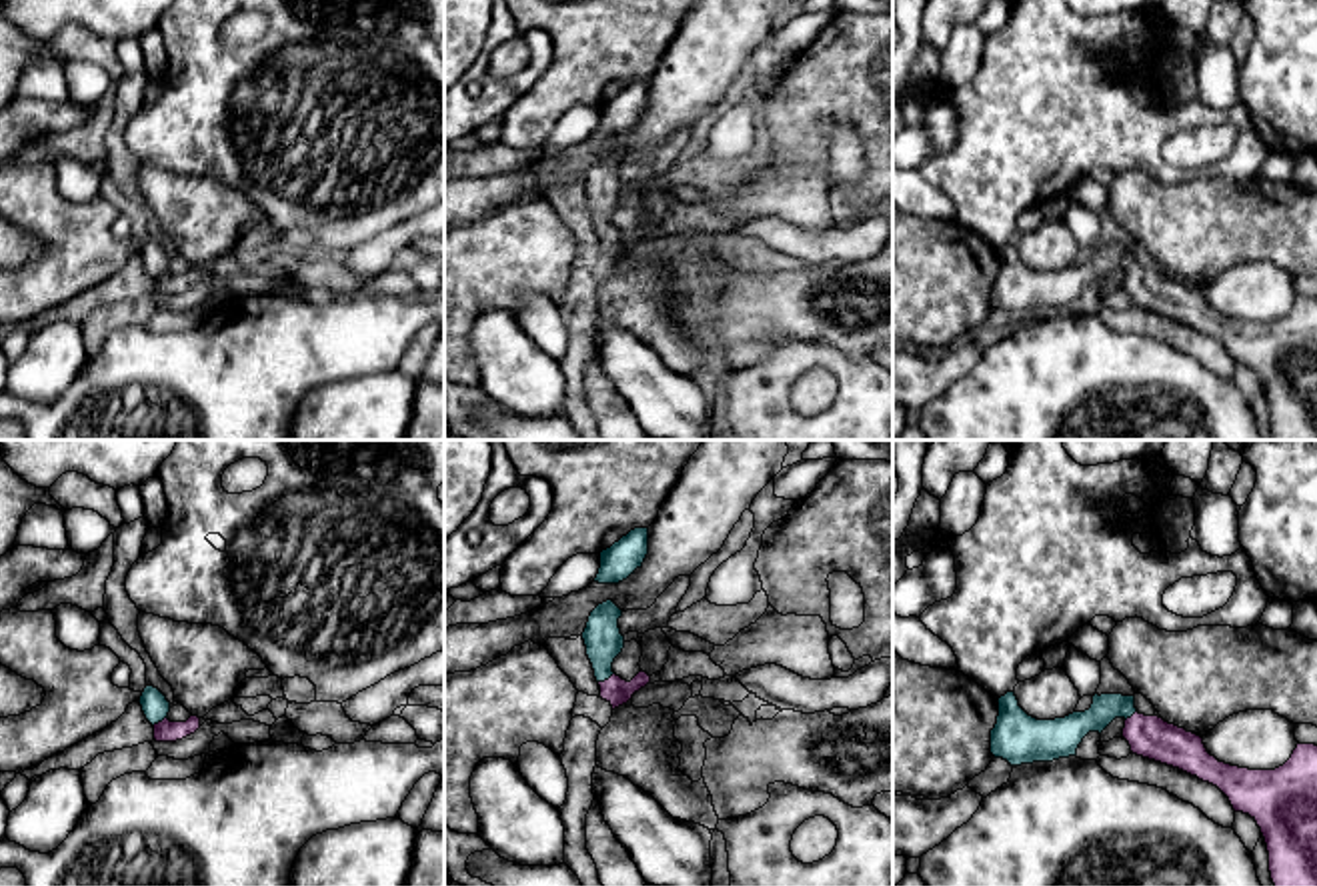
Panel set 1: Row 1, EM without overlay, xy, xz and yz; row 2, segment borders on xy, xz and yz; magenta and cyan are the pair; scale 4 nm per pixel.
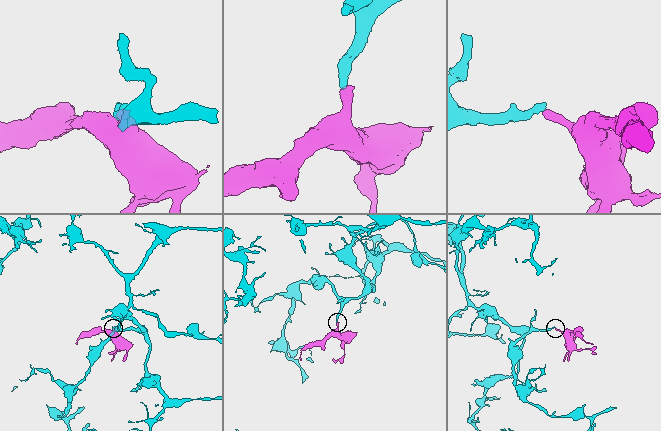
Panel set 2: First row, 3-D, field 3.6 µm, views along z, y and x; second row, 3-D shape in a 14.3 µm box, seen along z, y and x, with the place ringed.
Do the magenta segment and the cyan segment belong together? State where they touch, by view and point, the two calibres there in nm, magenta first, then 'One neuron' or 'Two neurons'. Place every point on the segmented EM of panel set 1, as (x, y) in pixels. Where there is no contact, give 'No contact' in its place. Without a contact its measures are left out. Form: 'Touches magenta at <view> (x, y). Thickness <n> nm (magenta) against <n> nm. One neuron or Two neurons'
Touches magenta at xz (605, 680). Thickness 110 nm (magenta) against 150 nm. One neuron

